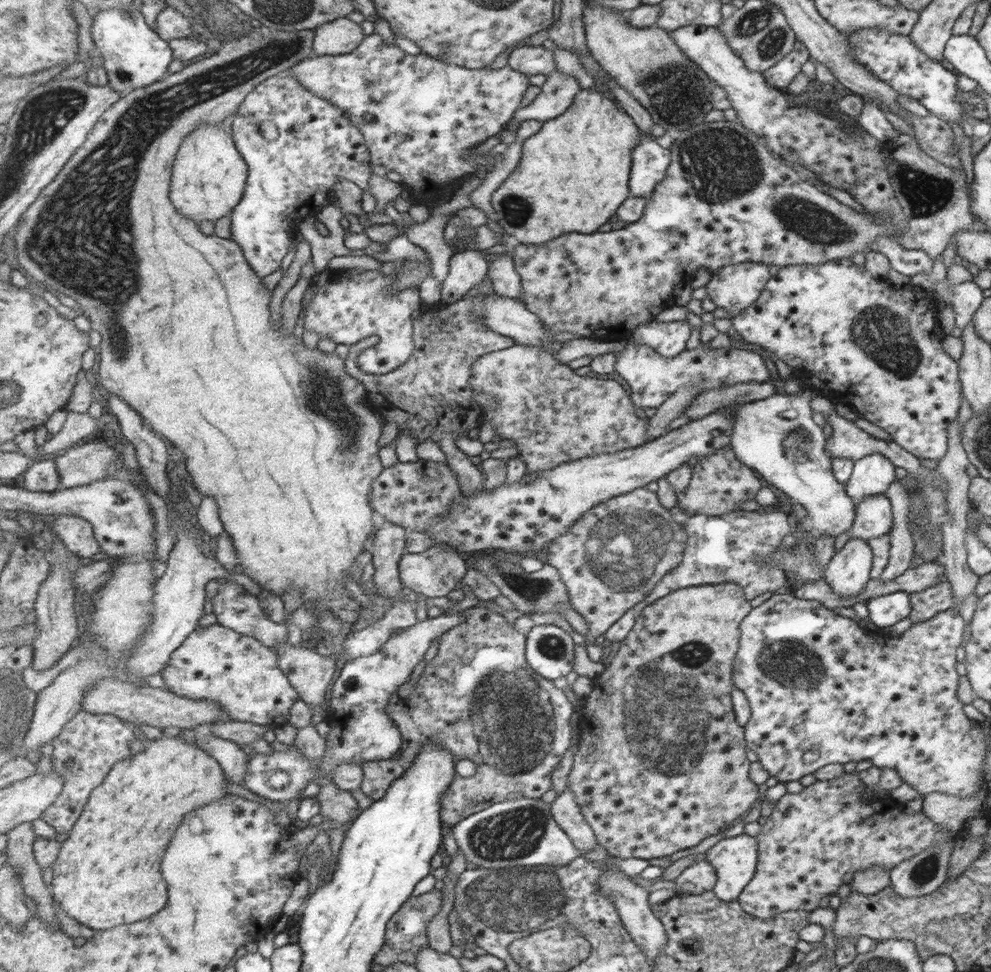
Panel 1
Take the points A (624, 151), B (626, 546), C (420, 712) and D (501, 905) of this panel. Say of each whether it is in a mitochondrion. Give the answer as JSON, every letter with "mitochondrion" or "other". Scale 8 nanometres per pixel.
{"A":"other","B":"mitochondrion","C":"other","D":"mitochondrion"}

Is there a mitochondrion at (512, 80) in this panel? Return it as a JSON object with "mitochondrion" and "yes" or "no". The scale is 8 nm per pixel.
{"mitochondrion":"no"}

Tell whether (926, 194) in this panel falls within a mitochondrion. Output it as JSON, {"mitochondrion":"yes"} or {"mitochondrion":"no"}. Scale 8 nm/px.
{"mitochondrion":"yes"}

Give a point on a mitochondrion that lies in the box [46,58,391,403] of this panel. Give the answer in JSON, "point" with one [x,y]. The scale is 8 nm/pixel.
{"point":[121,76]}

